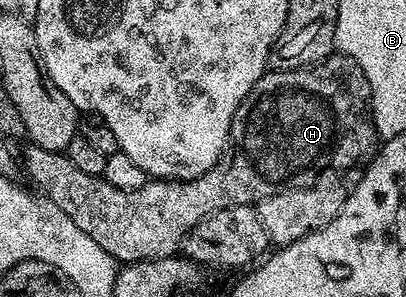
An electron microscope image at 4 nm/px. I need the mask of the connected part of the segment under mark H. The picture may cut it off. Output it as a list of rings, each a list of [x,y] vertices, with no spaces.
[[[334,53],[321,63],[310,63],[293,71],[266,70],[265,75],[255,81],[251,93],[247,93],[235,113],[225,154],[210,171],[194,179],[153,179],[145,183],[143,189],[115,189],[115,185],[102,176],[82,173],[78,167],[71,165],[68,154],[32,145],[26,146],[23,171],[33,178],[32,186],[44,198],[59,205],[59,209],[63,209],[63,213],[67,213],[67,217],[71,217],[71,221],[75,221],[75,225],[91,237],[91,241],[107,249],[118,264],[168,259],[182,250],[182,240],[189,230],[216,211],[235,205],[256,205],[280,191],[316,184],[317,175],[324,171],[345,171],[356,163],[364,164],[379,143],[367,110],[368,99],[369,82],[363,69],[359,69],[351,57]]]

